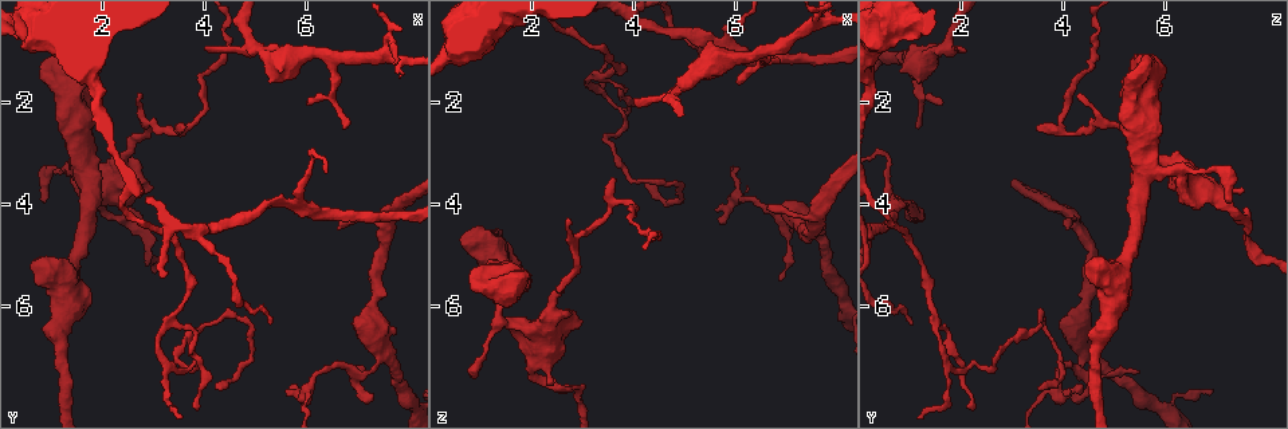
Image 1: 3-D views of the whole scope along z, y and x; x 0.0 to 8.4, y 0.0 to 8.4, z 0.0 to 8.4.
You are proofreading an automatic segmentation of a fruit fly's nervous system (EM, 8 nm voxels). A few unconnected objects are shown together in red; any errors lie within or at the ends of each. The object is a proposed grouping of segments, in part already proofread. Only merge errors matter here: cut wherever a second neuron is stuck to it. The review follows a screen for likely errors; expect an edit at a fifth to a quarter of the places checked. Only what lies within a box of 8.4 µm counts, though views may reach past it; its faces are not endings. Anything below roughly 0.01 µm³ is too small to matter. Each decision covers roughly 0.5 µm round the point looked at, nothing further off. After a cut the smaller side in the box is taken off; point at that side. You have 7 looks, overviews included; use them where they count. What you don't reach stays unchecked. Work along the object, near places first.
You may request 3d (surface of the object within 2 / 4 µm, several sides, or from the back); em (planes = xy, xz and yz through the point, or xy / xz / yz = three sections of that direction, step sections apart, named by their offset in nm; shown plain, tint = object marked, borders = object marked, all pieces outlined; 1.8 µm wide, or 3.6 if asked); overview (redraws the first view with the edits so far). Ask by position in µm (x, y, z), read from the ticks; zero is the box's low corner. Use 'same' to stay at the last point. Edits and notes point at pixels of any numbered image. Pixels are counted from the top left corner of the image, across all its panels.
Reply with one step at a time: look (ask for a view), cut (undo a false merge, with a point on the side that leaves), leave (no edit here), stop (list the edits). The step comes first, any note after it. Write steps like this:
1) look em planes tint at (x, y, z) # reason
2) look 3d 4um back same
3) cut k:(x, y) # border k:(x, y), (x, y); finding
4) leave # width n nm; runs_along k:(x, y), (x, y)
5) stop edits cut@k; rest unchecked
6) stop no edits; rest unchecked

look em planes plain at (3.35, 6.20, 1.55) # abrupt turn

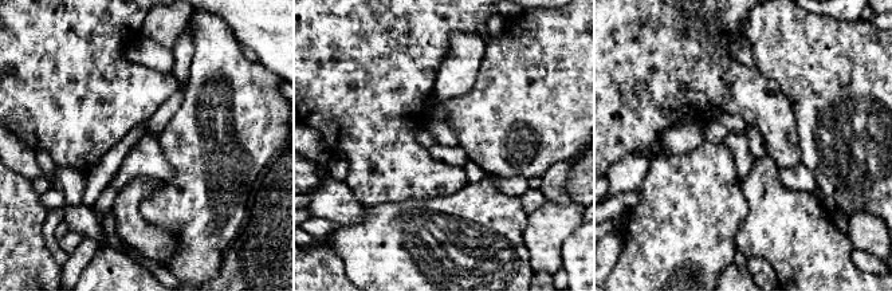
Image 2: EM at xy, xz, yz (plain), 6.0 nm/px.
look em planes tint same # with the object marked

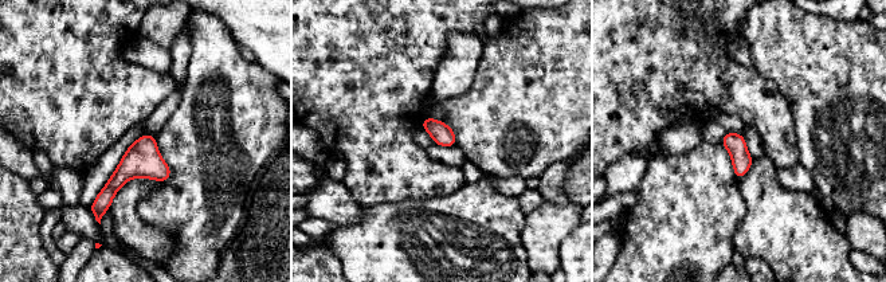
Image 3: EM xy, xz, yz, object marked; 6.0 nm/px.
leave # all the same neuron

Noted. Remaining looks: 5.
look 3d 2um at (5.65, 4.05, 0.95)

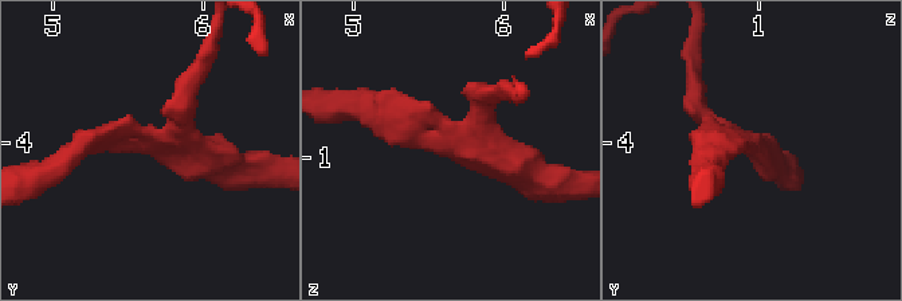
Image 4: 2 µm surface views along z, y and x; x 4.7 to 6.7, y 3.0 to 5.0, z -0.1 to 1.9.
look em planes tint at (5.66, 4.02, 0.90) # arms 3

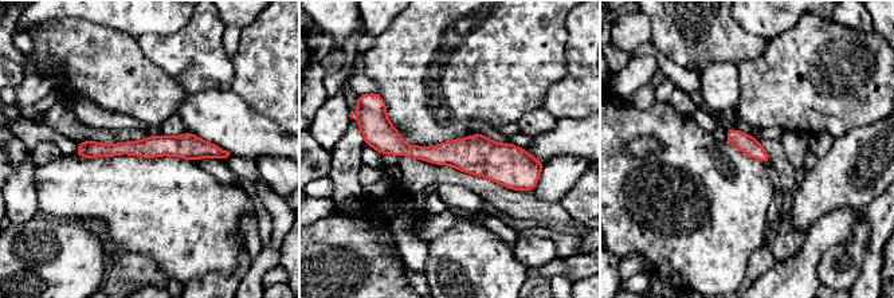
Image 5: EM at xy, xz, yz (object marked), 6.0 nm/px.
leave # continuous, no second neuron

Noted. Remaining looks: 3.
look em planes tint at (1.20, 3.40, 6.65) # three arms meet

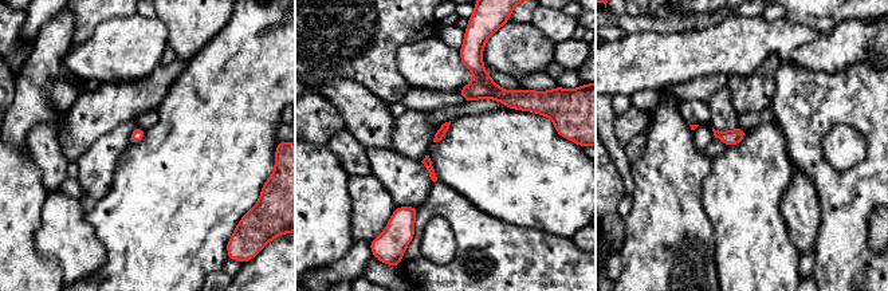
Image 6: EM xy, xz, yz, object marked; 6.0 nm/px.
cut 6:(525, 99) # width 60 nm; border 6:(494, 83), (487, 97); a second neuron is stuck on

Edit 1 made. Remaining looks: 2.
stop edits cut@6; rest unchecked

